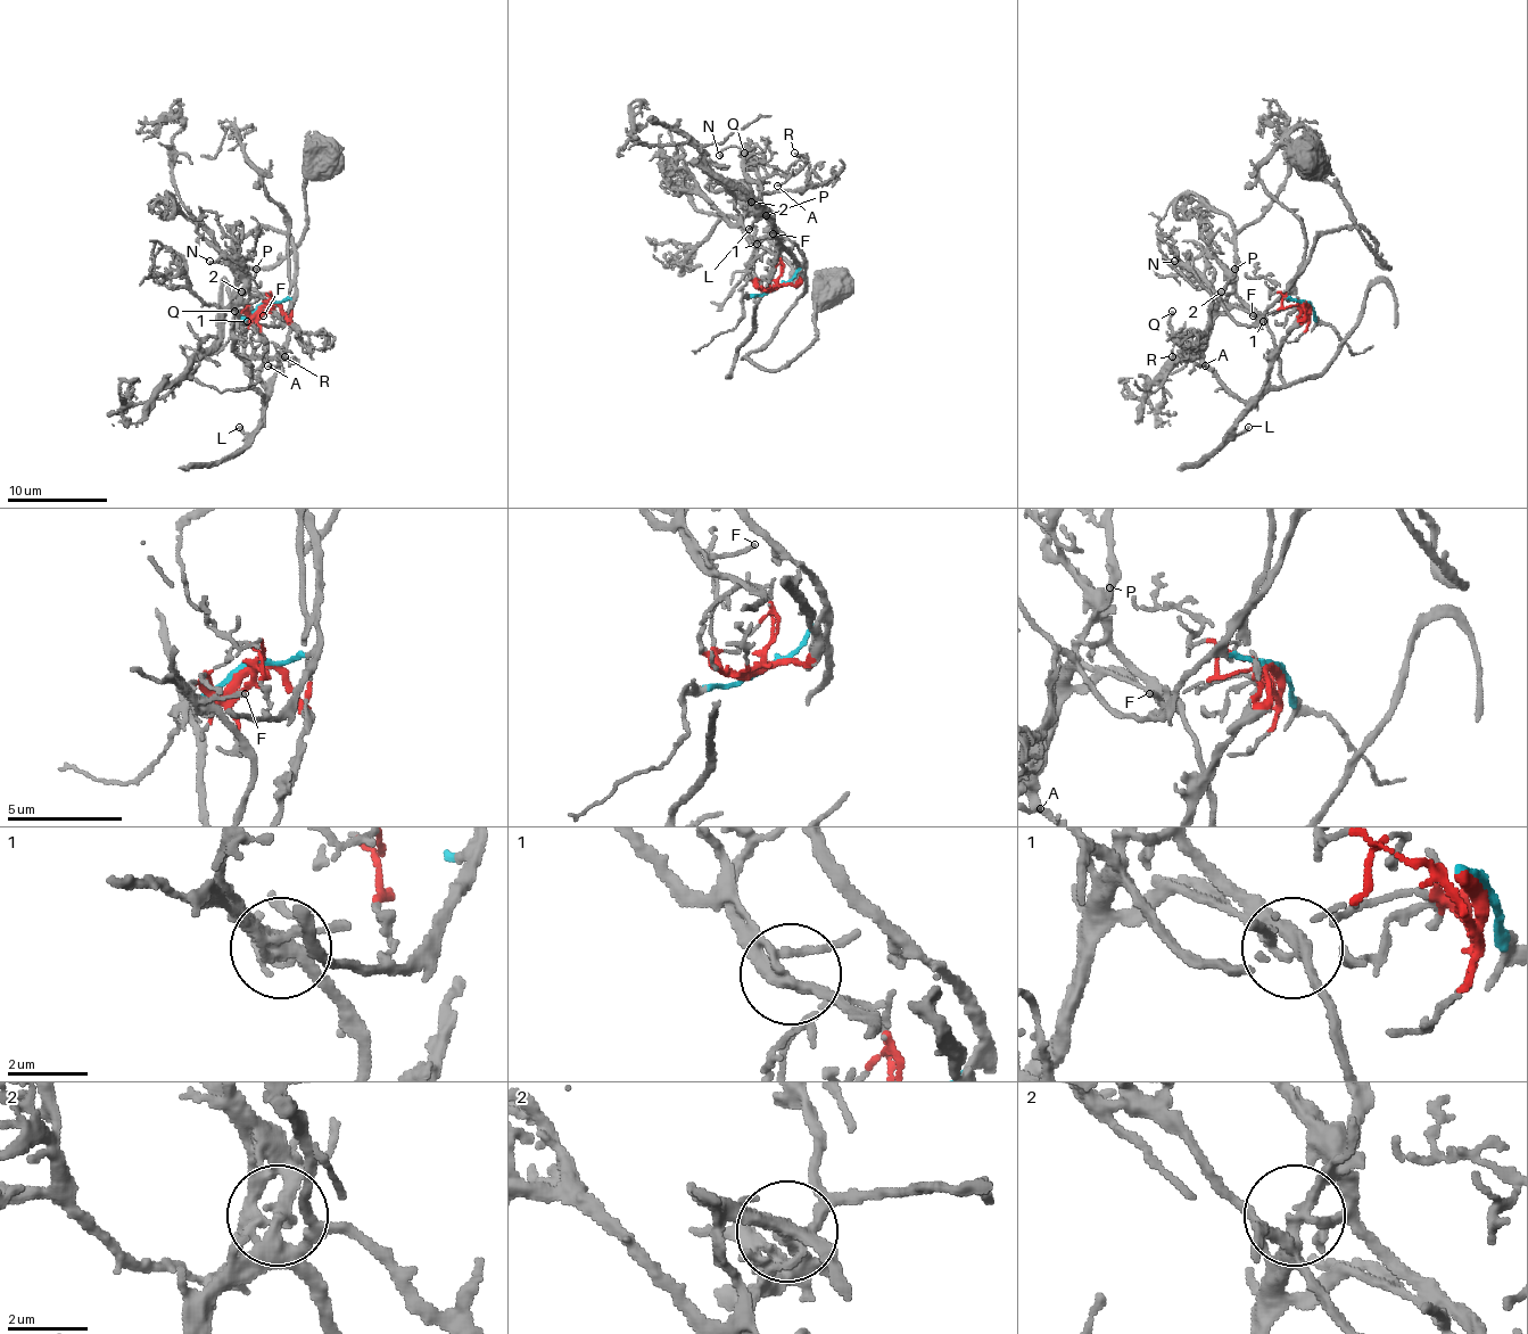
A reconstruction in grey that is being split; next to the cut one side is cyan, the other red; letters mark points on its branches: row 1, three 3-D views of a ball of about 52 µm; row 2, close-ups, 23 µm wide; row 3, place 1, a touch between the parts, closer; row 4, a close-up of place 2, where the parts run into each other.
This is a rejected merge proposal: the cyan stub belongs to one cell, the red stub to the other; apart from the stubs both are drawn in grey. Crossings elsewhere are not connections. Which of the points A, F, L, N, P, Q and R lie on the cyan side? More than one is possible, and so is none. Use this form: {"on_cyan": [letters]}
{"on_cyan": ["N", "P"]}

